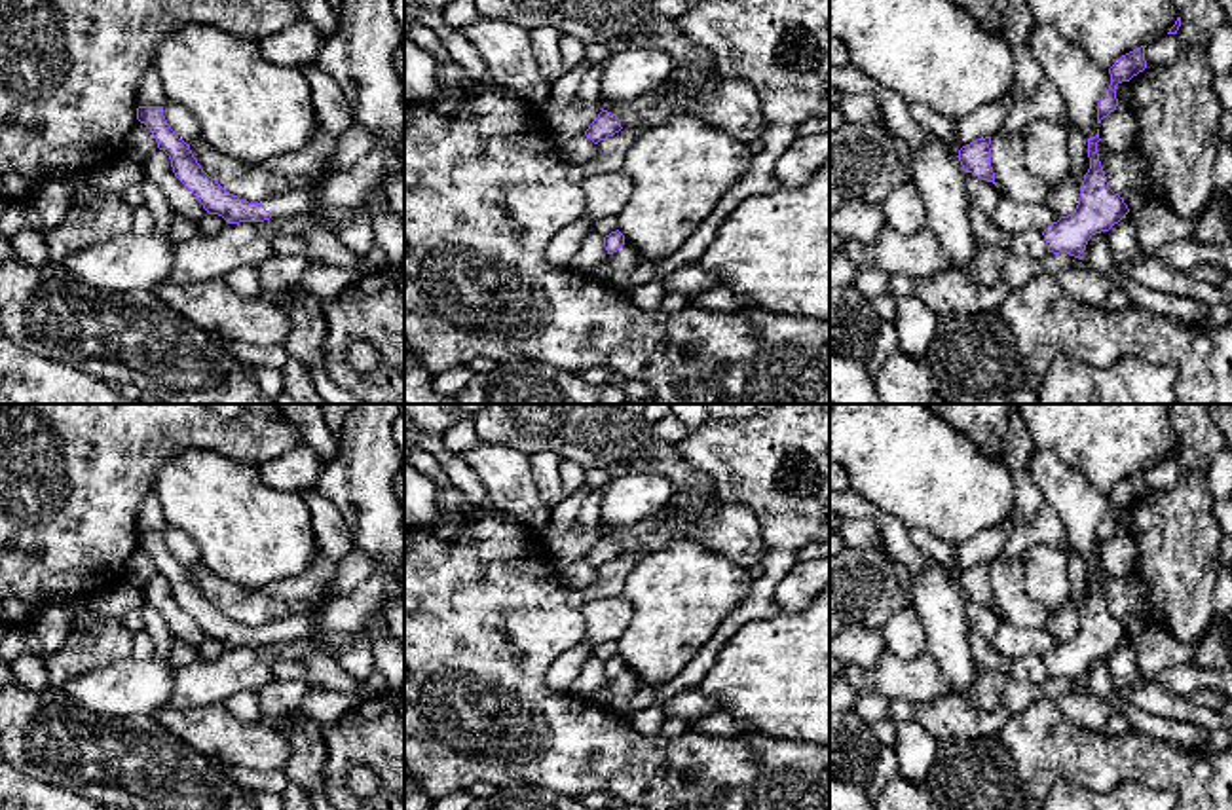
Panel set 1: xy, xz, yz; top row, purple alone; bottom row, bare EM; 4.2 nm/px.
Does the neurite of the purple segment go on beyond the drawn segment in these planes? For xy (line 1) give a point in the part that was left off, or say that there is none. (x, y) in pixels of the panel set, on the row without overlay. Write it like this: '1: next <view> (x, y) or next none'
1: next xy (293, 628)

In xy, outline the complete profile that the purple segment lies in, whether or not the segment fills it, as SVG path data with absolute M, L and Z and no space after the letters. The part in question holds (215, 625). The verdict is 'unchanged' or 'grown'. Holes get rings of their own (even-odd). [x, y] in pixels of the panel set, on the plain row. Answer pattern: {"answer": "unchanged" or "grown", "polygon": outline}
{"answer": "grown", "polygon": "M139 531L137 544L150 554L158 573L169 580L175 601L199 624L209 639L218 639L228 649L239 649L296 643L317 635L317 618L309 615L292 615L264 628L239 624L201 594L190 569L178 563L167 548L163 531Z"}

